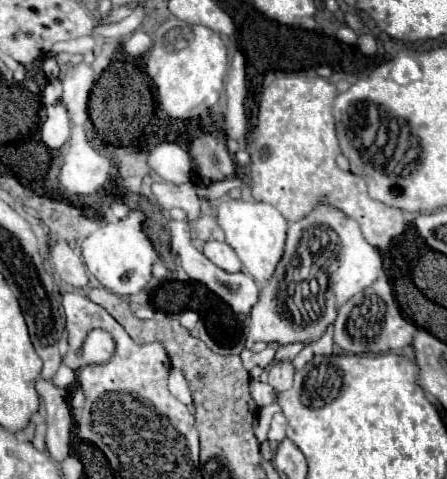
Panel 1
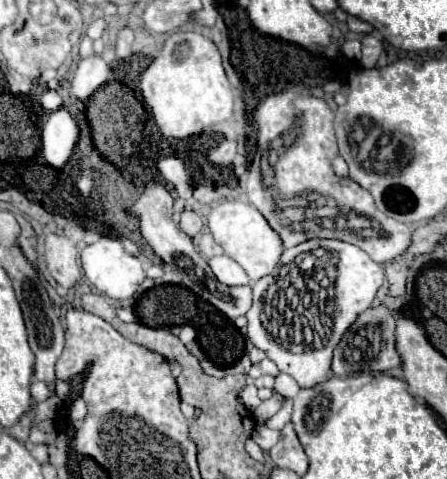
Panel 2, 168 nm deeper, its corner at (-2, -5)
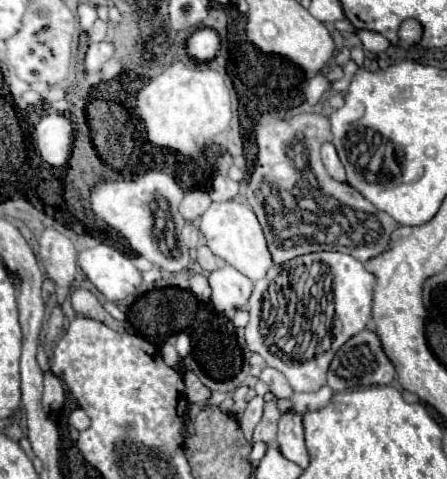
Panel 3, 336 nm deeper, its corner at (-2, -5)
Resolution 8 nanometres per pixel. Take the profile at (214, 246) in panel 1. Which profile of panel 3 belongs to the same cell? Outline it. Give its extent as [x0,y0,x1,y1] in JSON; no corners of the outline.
[209,265,253,311]

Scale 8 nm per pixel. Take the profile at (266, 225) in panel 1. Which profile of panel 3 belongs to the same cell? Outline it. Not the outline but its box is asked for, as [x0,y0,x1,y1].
[199,199,273,281]

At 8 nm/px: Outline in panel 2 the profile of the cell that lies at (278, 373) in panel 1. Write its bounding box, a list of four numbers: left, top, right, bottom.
[253,393,283,423]

